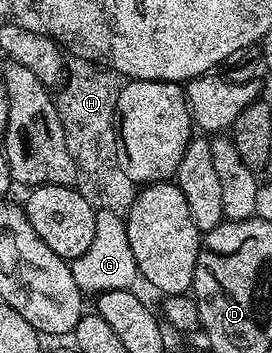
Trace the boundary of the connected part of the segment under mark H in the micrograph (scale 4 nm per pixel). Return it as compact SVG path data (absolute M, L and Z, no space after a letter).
M83 58L79 62L79 78L64 82L55 101L61 122L68 128L69 150L77 161L77 169L93 181L96 205L125 216L135 204L139 186L123 172L117 159L117 101L122 85L123 79L116 71Z

